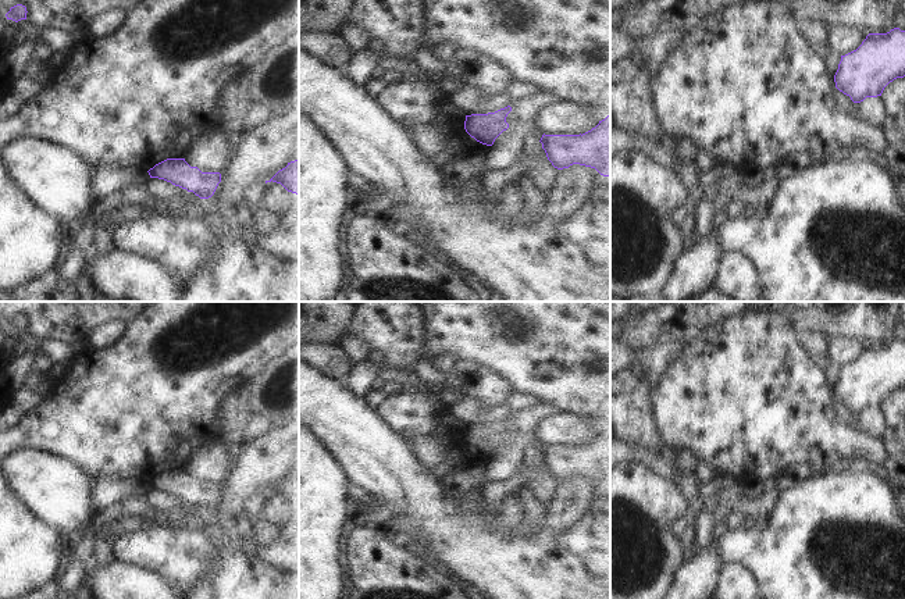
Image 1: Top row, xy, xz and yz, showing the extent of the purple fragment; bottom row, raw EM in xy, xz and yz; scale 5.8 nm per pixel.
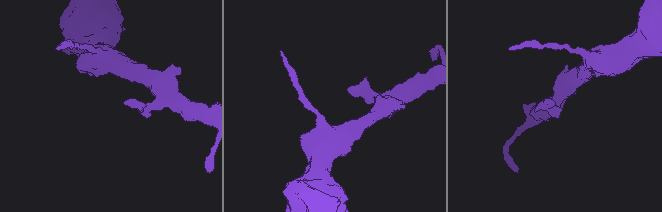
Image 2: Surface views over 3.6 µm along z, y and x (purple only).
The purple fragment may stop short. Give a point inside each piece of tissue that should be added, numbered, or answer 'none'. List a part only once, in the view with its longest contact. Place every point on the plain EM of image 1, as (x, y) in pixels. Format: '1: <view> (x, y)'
none

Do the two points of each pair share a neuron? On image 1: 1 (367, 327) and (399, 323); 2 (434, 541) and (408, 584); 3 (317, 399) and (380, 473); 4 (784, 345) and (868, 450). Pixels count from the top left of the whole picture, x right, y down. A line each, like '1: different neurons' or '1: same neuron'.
1: same neuron
2: different neurons
3: same neuron
4: same neuron

